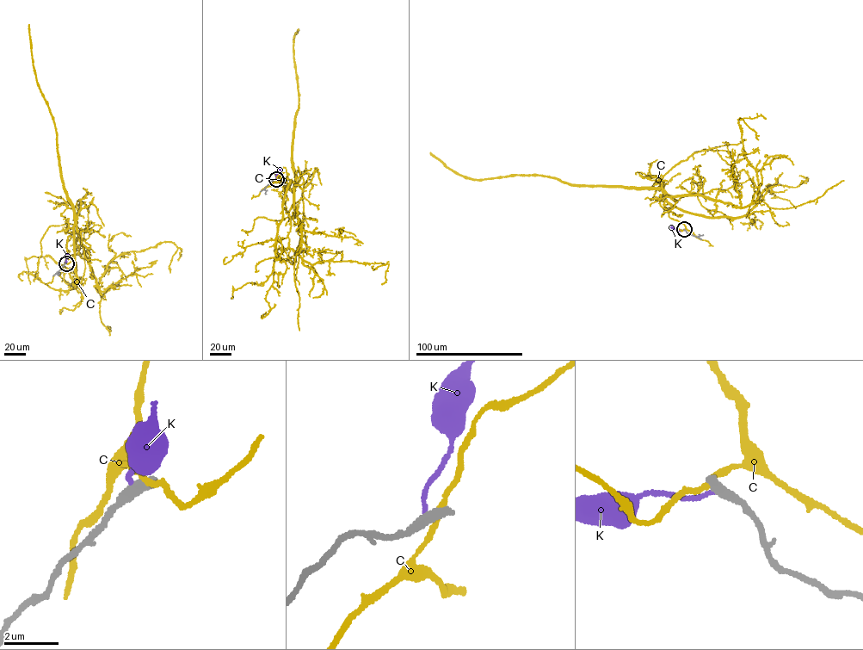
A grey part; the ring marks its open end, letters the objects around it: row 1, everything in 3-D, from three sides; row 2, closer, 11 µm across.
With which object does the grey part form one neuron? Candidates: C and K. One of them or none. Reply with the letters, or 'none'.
none

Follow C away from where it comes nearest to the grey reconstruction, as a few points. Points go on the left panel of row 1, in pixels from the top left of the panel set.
C: (65, 263), (67, 238), (68, 236), (73, 238), (74, 214), (60, 173), (53, 121), (36, 79), (29, 24)

